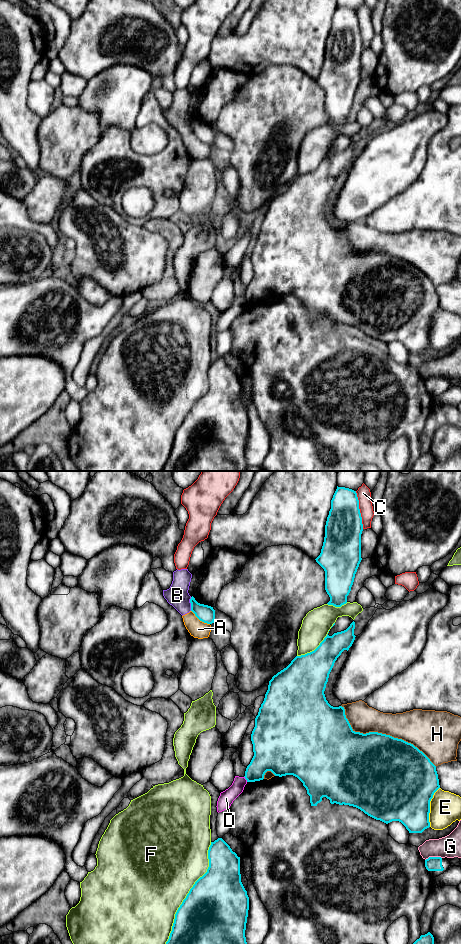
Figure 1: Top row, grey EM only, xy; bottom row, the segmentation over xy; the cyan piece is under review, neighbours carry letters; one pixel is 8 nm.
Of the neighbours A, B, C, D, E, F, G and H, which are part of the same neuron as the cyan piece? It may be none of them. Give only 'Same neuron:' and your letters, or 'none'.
Same neuron: none

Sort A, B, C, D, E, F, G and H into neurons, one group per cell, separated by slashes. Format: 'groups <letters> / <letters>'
groups A B / C / D / E / F / G / H

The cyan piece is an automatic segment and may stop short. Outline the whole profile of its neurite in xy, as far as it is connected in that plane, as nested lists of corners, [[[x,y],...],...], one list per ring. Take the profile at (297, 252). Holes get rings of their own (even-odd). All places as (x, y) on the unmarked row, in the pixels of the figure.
[[[353,141],[346,150],[332,156],[327,154],[314,171],[296,176],[269,201],[251,254],[254,276],[244,297],[247,302],[255,302],[263,300],[267,291],[279,297],[293,295],[306,308],[311,326],[317,326],[326,317],[331,324],[353,326],[386,344],[399,341],[409,353],[422,353],[430,347],[430,321],[440,308],[436,286],[417,267],[402,259],[378,252],[355,252],[346,238],[344,227],[333,227],[326,220],[324,211],[329,194],[341,173],[352,166],[356,157],[354,149]]]

